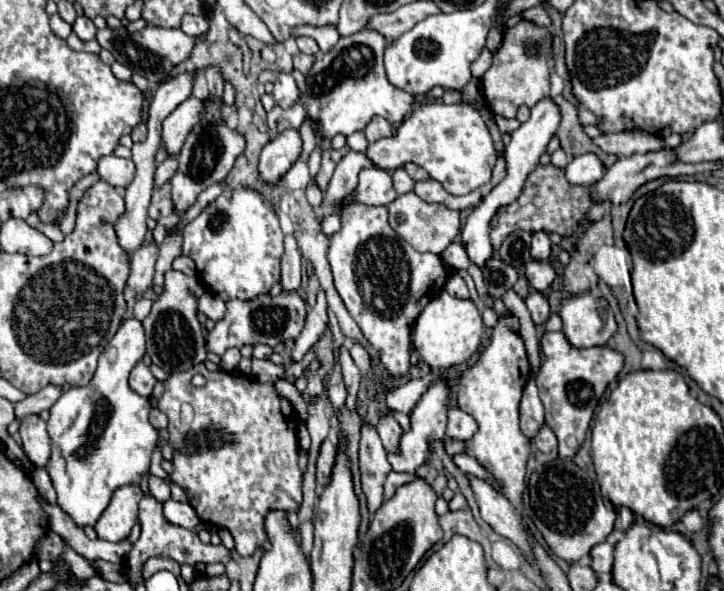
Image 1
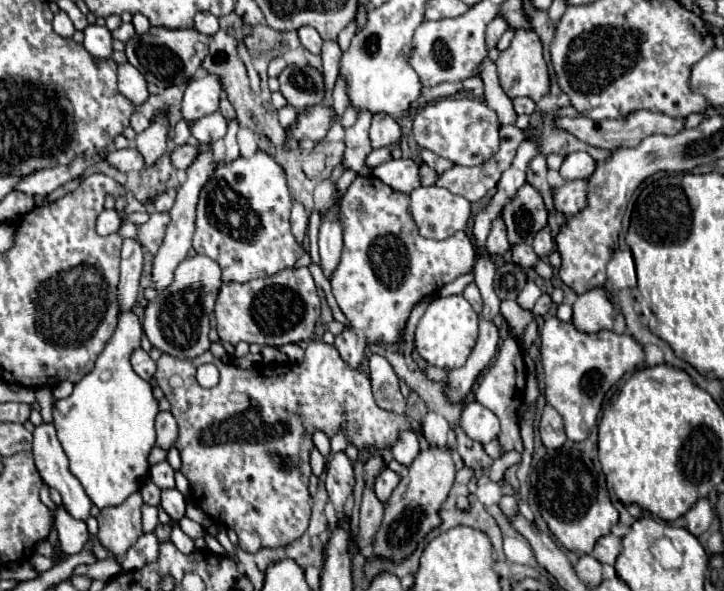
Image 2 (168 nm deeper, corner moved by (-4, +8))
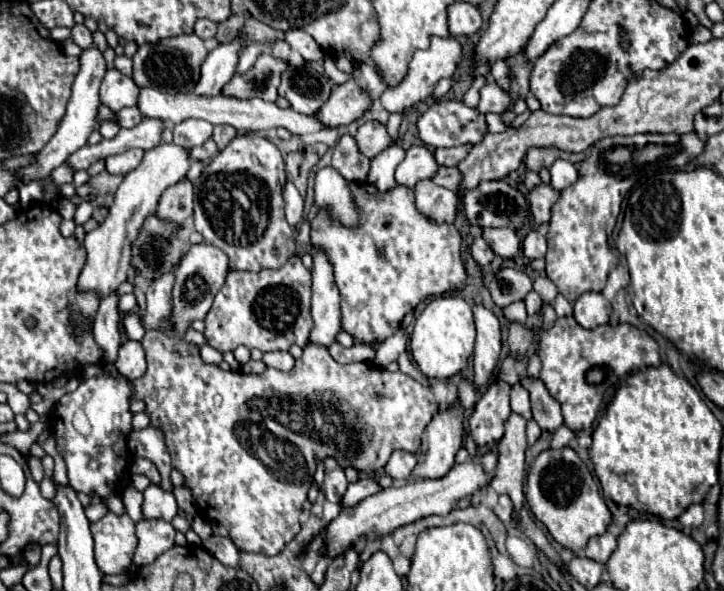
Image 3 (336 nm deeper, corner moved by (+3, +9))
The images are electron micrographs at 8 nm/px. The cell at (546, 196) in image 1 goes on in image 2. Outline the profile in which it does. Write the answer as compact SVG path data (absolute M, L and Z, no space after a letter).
M498 217L492 223L490 235L486 239L486 249L488 249L490 255L504 255L510 249L510 243L508 243L508 237L506 237L506 225L504 225L502 217Z

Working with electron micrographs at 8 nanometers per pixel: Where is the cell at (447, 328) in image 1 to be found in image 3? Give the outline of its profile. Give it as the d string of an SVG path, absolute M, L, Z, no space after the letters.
M435 296L415 320L411 354L427 378L451 378L469 366L475 346L475 324L471 306L461 296Z

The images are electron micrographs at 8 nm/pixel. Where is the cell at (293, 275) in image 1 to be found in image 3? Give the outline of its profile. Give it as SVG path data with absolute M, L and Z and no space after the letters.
M287 182L285 186L285 192L283 192L283 198L285 198L285 214L287 214L287 222L291 226L297 226L301 216L303 216L303 198L299 194L299 190L295 188L293 182Z

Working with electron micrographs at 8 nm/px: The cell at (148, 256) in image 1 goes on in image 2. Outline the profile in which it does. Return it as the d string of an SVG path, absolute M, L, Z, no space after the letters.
M152 213L150 219L138 227L138 239L152 255L160 249L168 223L170 223L168 213Z

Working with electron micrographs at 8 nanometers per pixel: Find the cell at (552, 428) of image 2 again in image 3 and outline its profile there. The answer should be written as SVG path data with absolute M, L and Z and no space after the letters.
M521 376L519 378L521 386L529 392L531 396L531 408L533 408L533 420L547 432L555 432L563 424L561 416L561 404L547 392L545 384L539 378L529 378Z

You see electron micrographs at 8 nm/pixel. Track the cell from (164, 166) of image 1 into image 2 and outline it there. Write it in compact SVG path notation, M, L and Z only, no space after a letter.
M182 145L182 147L176 147L172 153L170 153L170 161L176 169L188 169L188 165L194 161L194 157L198 155L198 149L192 147L192 145Z

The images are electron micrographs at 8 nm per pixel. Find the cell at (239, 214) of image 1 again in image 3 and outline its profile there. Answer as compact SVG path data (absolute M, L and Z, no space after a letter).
M251 132L237 134L231 144L217 154L217 158L203 170L195 182L195 228L203 234L207 244L227 252L231 268L259 272L265 268L281 268L295 254L295 230L287 224L283 212L285 164L281 152L273 142Z

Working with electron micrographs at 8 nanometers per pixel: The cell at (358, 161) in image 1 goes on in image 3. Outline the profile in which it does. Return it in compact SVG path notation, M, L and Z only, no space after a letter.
M313 250L313 300L311 316L315 326L309 334L309 342L329 348L335 336L343 330L339 324L339 290L335 288L333 268L321 250Z

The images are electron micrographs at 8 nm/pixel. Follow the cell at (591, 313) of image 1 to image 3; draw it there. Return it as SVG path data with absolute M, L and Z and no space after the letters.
M585 292L575 302L575 320L583 328L597 328L609 322L607 300L599 292Z

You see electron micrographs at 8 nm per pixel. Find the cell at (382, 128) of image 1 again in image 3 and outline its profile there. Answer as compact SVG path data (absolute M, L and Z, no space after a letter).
M365 122L363 126L359 126L359 130L355 132L353 138L357 142L359 152L367 158L377 156L381 150L385 150L393 144L391 136L387 134L387 130L381 122Z

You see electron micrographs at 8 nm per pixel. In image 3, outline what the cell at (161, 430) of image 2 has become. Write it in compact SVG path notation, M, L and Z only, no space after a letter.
M147 426L139 432L131 432L129 440L127 440L127 446L129 446L129 452L133 456L139 456L139 458L147 458L151 460L157 468L159 468L159 474L161 474L161 482L159 486L167 492L173 490L173 484L171 484L171 458L169 458L169 452L167 452L167 446L163 442L163 432L153 428L153 426Z

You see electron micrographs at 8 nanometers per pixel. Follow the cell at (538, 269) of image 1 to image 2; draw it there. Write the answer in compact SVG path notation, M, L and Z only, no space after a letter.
M516 245L516 247L512 247L512 259L520 267L530 269L530 267L536 267L540 257L534 253L534 249L530 245Z

